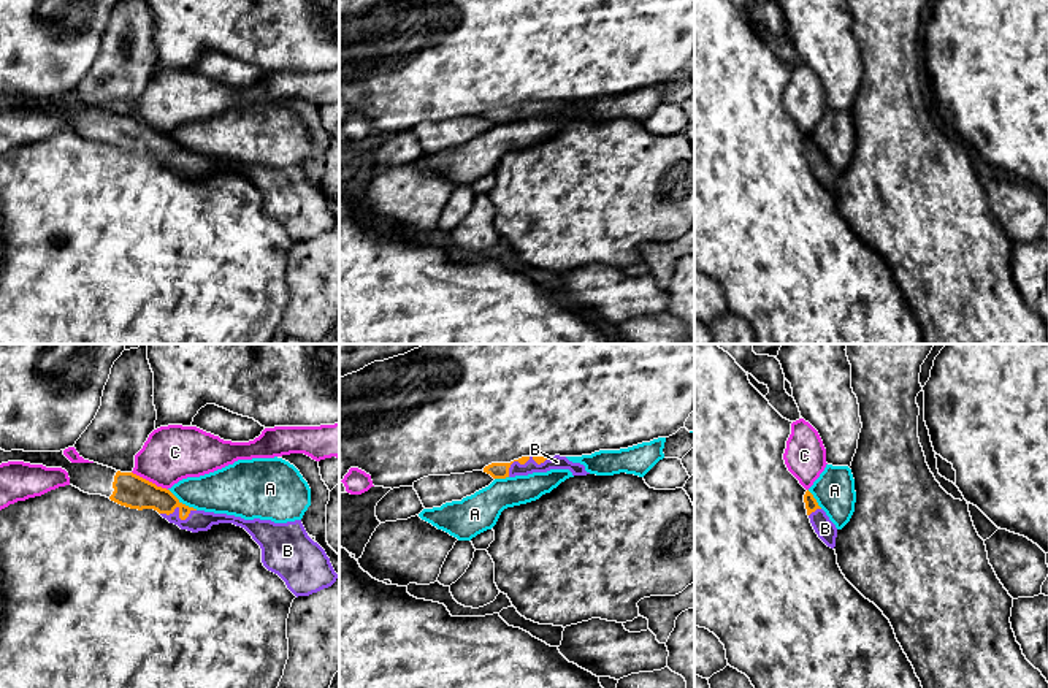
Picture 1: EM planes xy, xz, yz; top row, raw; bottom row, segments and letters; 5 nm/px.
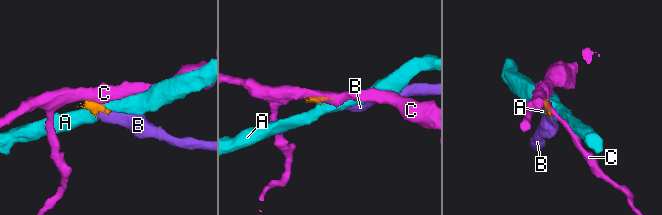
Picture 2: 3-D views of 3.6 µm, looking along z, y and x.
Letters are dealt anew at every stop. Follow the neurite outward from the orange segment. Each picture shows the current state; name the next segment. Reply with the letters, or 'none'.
B

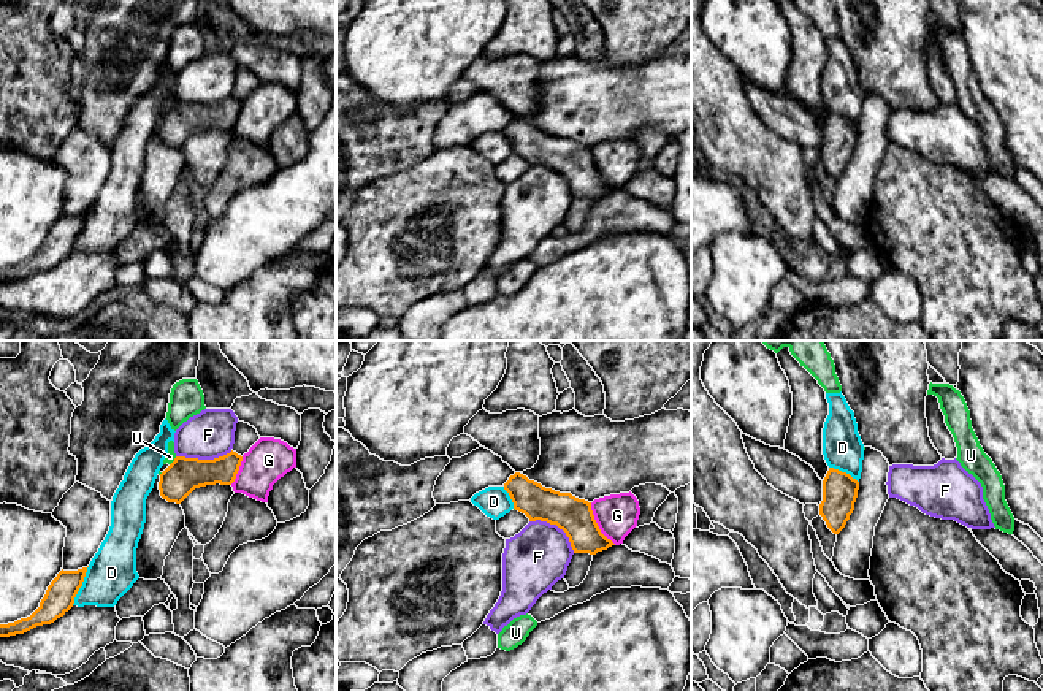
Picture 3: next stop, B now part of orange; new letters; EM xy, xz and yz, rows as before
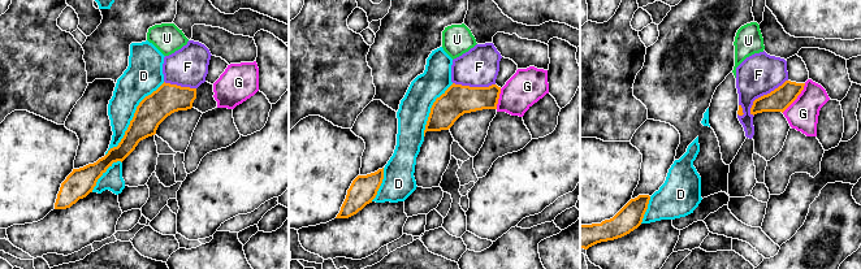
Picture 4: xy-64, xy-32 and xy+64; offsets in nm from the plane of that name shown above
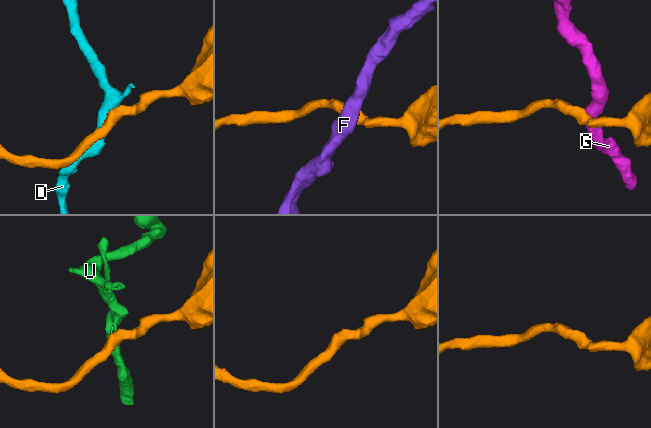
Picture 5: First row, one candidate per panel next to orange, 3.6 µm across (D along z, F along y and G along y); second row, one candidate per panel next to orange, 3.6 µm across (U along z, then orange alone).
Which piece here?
none

